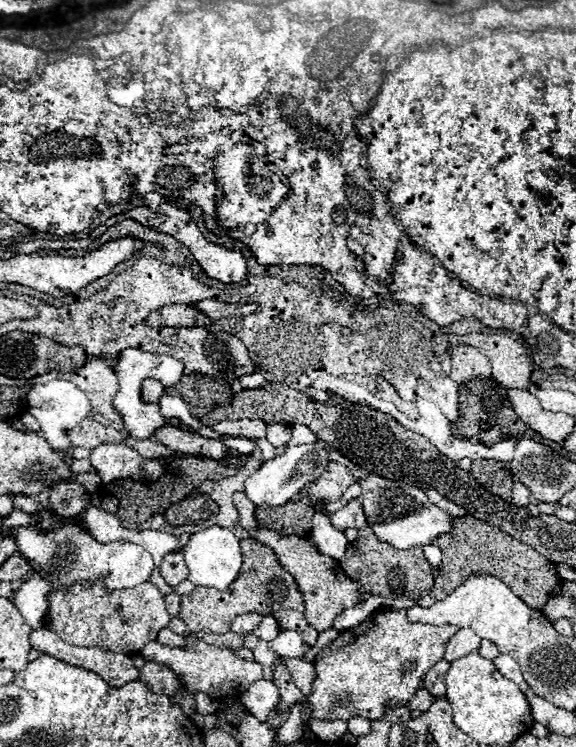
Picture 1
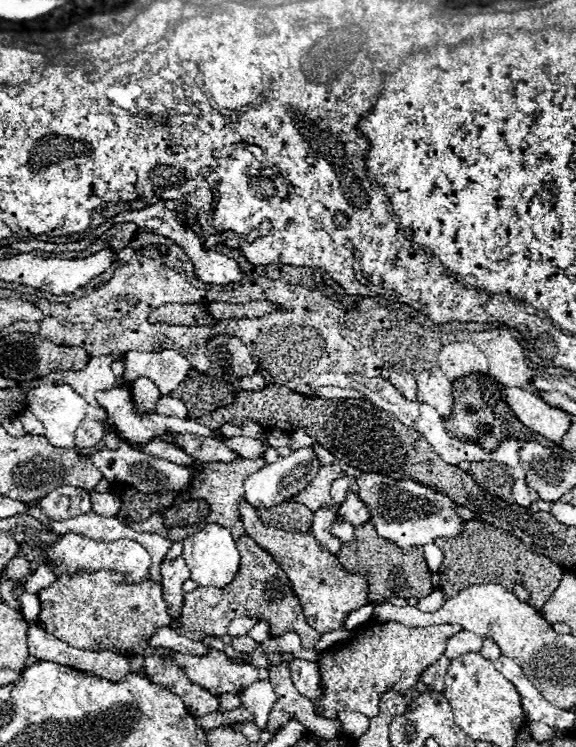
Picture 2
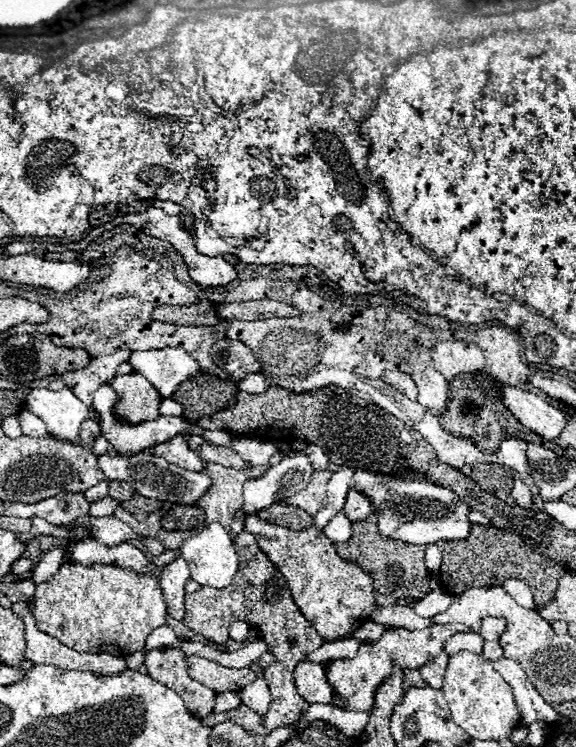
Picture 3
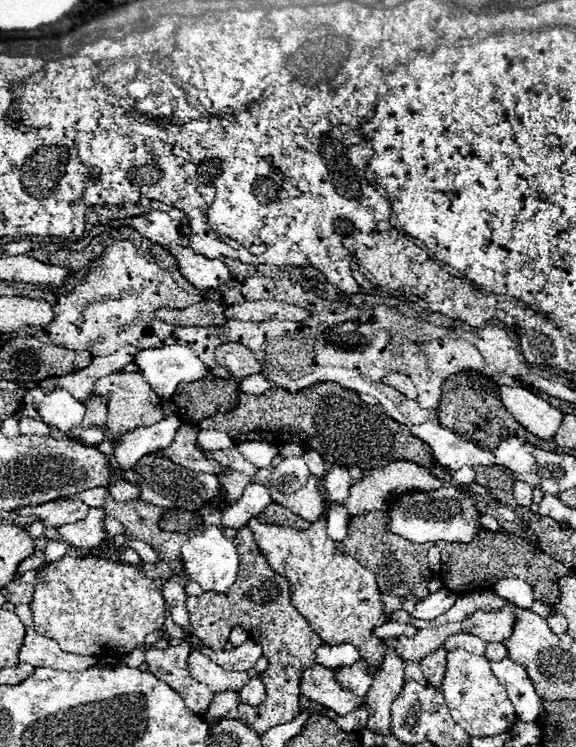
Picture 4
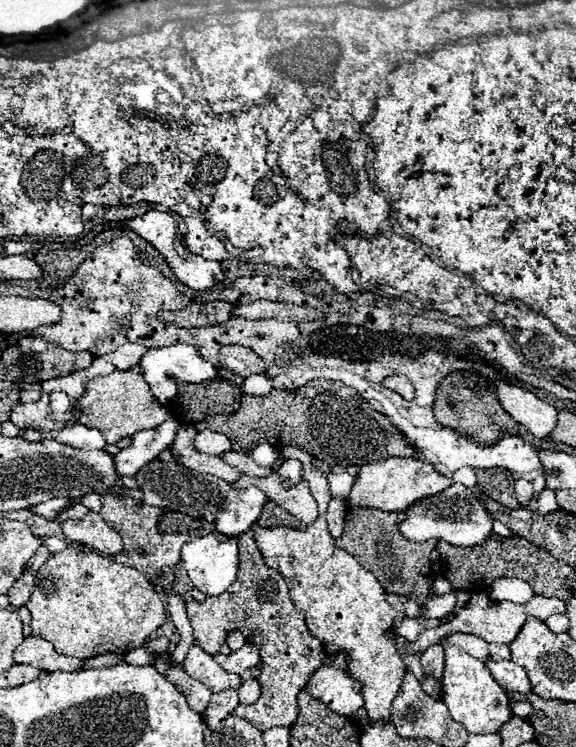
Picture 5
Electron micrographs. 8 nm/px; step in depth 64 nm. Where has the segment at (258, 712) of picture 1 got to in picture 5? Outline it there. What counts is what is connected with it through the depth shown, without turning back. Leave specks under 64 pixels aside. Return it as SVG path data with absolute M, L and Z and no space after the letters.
M252 678L252 680L246 680L240 688L238 688L238 700L240 700L240 704L254 704L256 700L260 698L260 686L258 686L258 682L256 682L256 678Z

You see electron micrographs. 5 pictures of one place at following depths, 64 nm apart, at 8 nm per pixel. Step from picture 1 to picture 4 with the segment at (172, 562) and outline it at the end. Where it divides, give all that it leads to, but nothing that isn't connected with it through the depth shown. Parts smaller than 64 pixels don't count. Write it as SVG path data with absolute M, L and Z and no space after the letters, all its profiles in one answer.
M174 574L172 580L168 580L164 586L162 586L162 596L164 596L164 602L168 606L168 612L172 616L172 620L186 630L186 636L192 636L190 632L190 620L188 620L188 610L186 610L186 592L182 588L182 580L184 580L184 574Z

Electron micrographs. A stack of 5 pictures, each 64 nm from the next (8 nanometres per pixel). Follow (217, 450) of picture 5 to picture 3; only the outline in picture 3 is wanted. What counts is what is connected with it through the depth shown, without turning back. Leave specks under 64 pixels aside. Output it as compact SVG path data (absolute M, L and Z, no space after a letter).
M206 430L202 434L202 438L208 438L208 442L212 442L212 446L232 446L232 436L224 430Z

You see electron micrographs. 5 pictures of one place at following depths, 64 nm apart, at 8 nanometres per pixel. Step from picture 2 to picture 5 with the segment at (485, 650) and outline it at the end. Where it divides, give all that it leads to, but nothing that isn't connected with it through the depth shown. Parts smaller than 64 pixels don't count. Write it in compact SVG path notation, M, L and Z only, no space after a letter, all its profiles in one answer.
M490 644L490 660L494 660L494 662L500 662L500 658L510 658L510 646L506 646L506 644Z

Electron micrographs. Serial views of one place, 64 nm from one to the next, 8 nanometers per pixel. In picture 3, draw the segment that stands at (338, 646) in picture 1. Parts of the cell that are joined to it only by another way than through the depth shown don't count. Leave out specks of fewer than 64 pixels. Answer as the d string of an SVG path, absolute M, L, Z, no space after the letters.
M434 624L430 628L424 630L388 630L384 632L384 636L376 642L362 642L358 656L352 660L334 660L324 664L326 666L326 676L328 682L332 682L334 690L346 698L348 702L348 710L362 710L372 714L372 702L374 702L374 692L378 688L378 684L390 676L392 670L392 660L396 660L396 664L400 664L402 668L420 668L424 662L428 662L430 658L434 658L438 652L444 650L446 640L456 634L456 632L464 632L468 630L468 626L464 624Z

